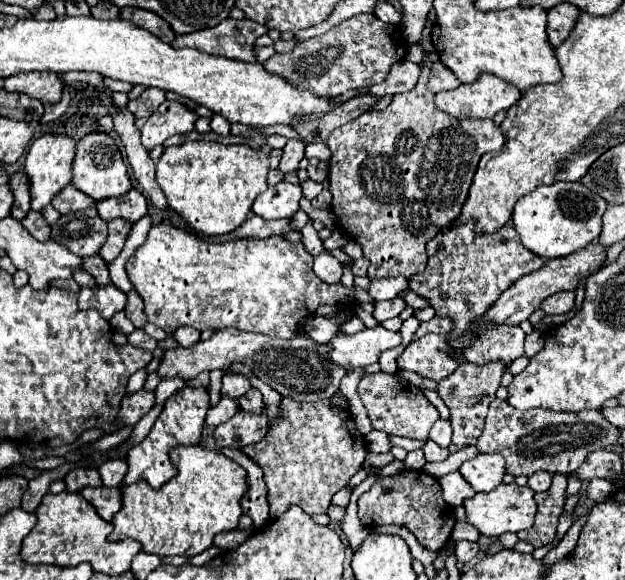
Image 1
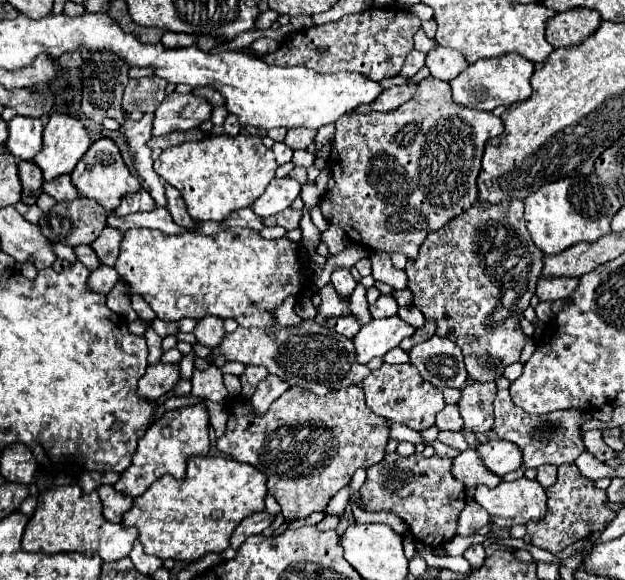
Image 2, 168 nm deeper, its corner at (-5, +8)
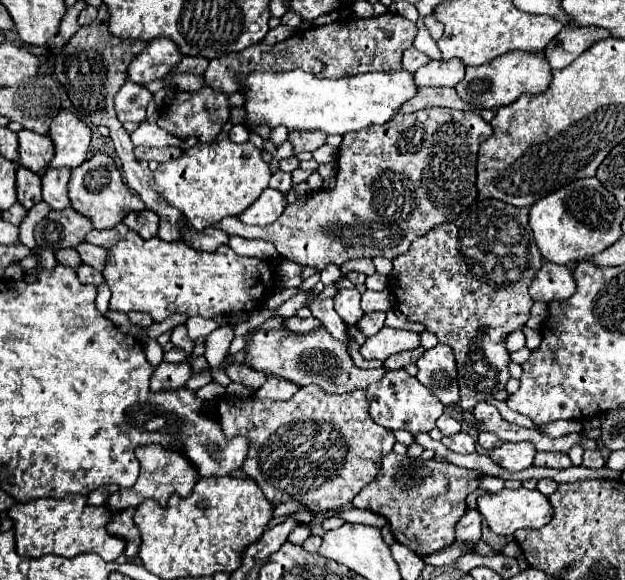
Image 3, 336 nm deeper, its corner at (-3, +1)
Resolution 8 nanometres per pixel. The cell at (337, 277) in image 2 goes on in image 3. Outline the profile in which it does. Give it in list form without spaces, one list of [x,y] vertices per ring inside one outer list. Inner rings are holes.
[[[343,289],[335,295],[335,311],[347,325],[355,325],[363,317],[359,301],[361,293],[357,289]]]

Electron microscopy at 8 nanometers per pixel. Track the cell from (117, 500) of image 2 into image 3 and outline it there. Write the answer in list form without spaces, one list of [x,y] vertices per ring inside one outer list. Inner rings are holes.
[[[125,509],[125,511],[119,511],[117,515],[111,517],[111,523],[107,527],[107,531],[115,537],[121,537],[125,541],[125,555],[127,557],[135,557],[137,551],[139,551],[139,545],[141,545],[141,535],[139,535],[139,529],[137,525],[133,523],[133,515],[135,515],[135,509]]]

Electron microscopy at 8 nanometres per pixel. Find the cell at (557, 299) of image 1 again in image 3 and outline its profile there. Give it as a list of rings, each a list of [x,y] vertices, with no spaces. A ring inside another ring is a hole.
[[[543,263],[543,267],[537,271],[535,279],[531,281],[529,295],[533,301],[553,301],[553,299],[567,299],[575,293],[575,279],[571,275],[569,267],[555,265],[555,263]]]

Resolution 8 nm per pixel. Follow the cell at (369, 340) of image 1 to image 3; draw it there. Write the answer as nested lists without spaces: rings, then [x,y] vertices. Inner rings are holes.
[[[383,327],[375,337],[369,337],[365,341],[365,345],[361,347],[361,355],[367,361],[371,361],[371,359],[385,361],[387,357],[391,357],[395,353],[417,349],[419,345],[421,345],[419,333],[413,333],[413,331],[407,331],[407,329]]]

